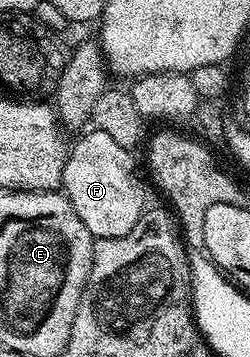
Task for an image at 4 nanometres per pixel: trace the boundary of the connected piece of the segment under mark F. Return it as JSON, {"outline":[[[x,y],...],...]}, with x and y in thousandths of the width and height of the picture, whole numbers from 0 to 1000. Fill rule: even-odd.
{"outline":[[[380,356],[328,370],[312,384],[324,387],[288,398],[276,440],[252,468],[244,529],[272,552],[300,602],[332,613],[332,636],[348,636],[372,667],[460,669],[476,658],[508,658],[508,647],[556,625],[584,583],[580,529],[532,465],[536,431],[476,412],[444,378]]]}

